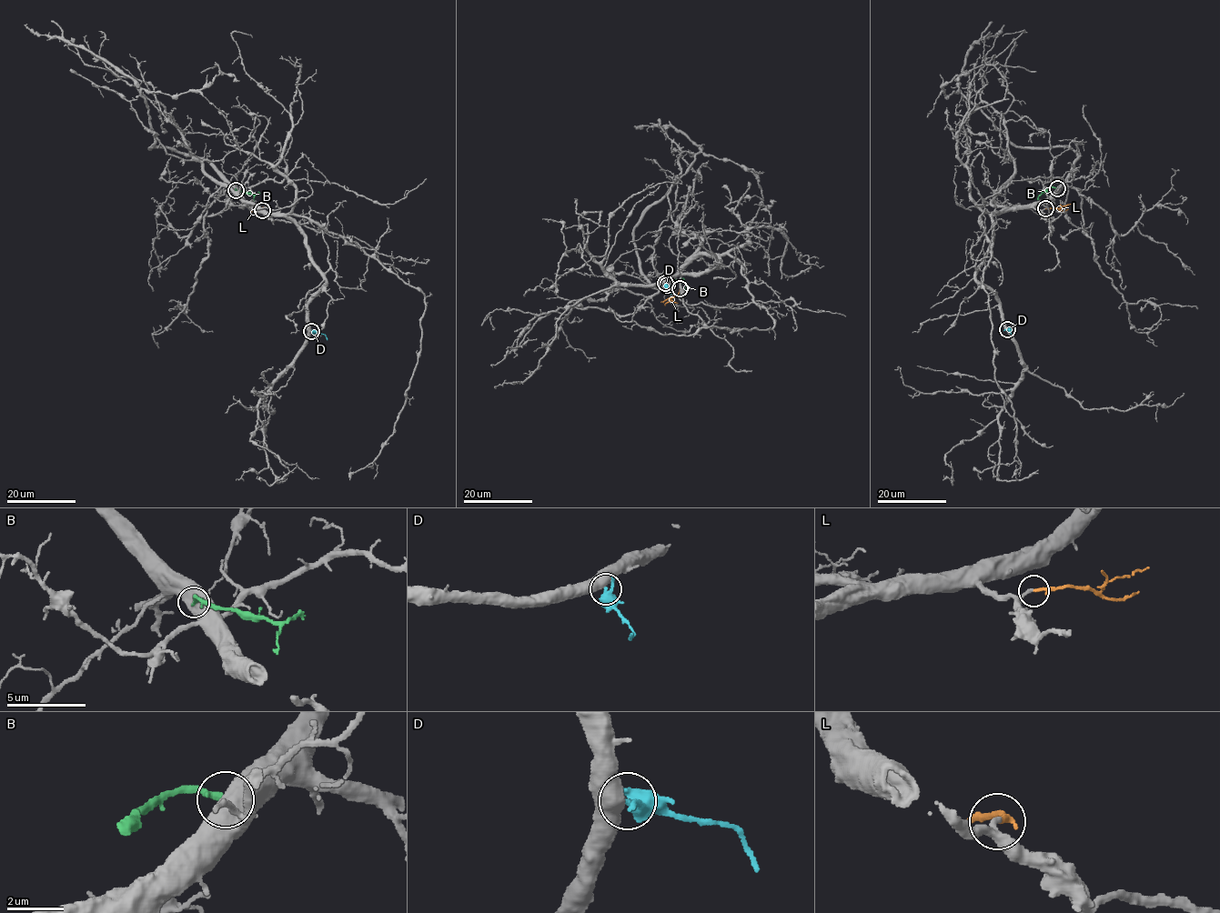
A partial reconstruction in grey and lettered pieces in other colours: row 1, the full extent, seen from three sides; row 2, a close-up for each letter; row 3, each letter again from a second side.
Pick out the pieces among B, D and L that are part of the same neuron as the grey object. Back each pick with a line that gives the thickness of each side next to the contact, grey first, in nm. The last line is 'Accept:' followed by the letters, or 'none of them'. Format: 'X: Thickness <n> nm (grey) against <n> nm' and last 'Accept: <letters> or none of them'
L: Thickness 190 nm (grey) against 170 nm
Accept: L

